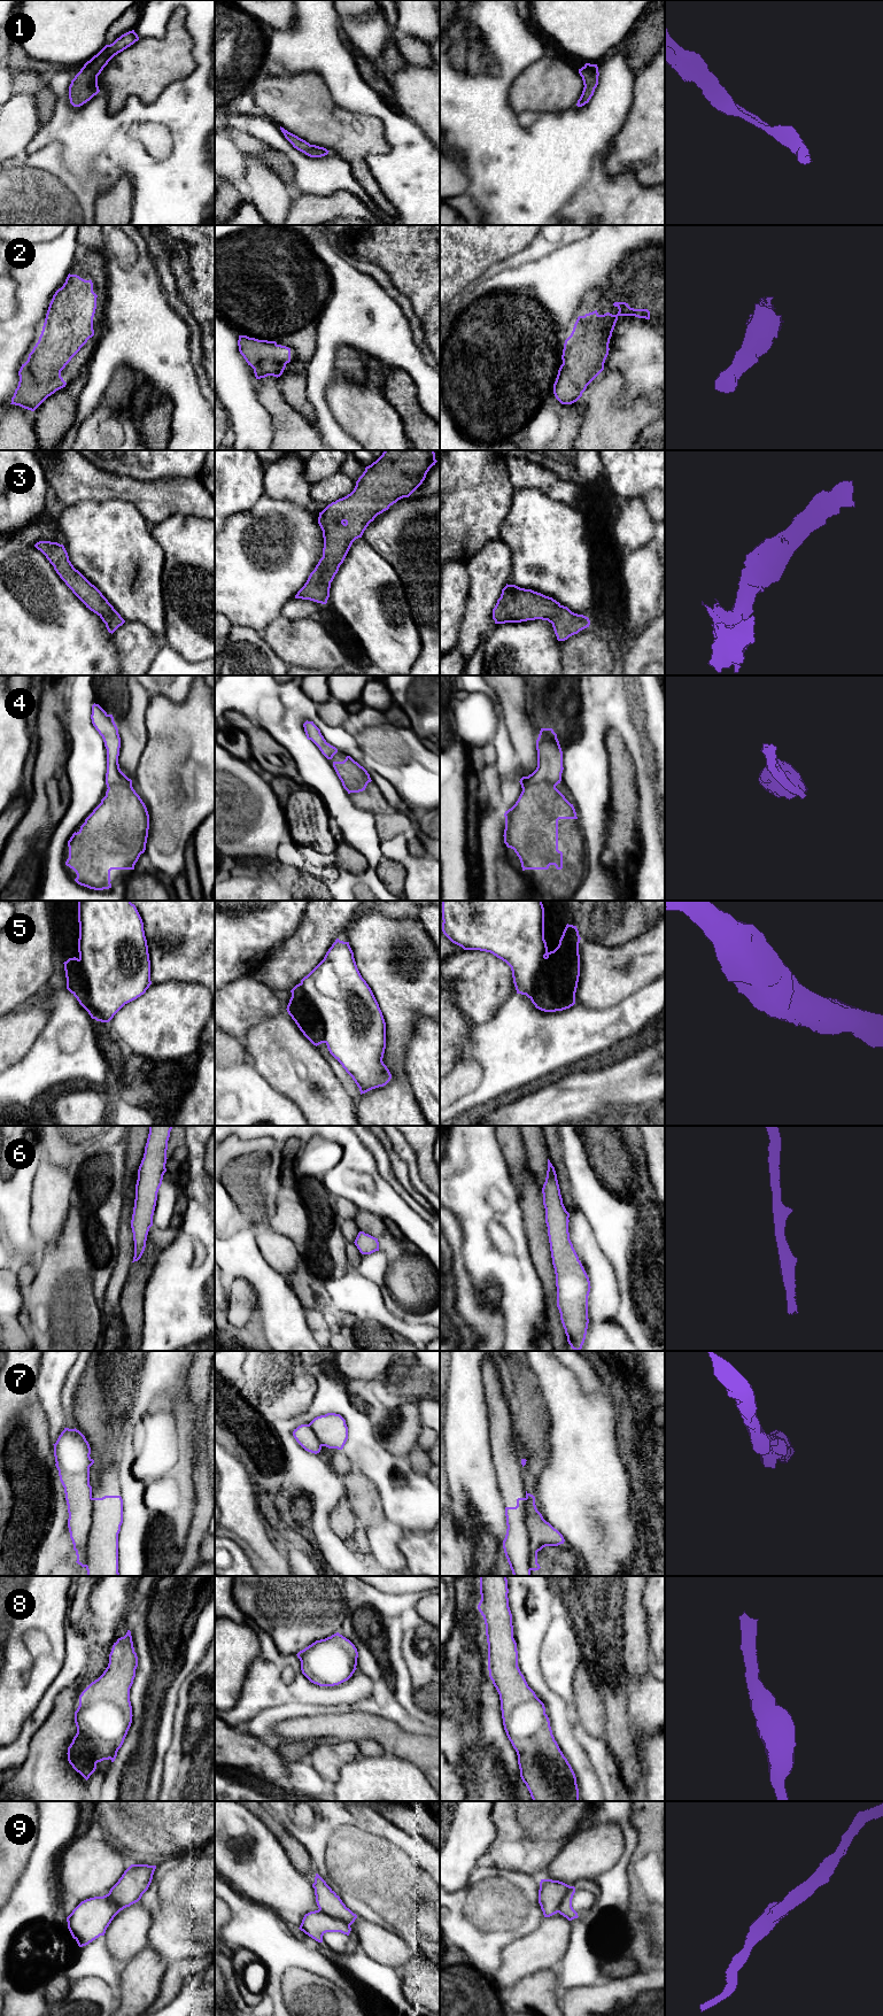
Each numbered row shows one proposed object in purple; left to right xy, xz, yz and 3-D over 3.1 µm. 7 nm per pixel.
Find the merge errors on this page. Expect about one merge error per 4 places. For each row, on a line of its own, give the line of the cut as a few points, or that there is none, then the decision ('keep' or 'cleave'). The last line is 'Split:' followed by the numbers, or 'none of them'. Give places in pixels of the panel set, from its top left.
1: no cut; keep
2: no cut; keep
3: no cut; keep
4: no cut; keep
5: cut in xy along (78, 959), (87, 982), (88, 1001), (109, 1020); cleave
6: no cut; keep
7: cut in yz along (525, 1498), (525, 1523), (529, 1541), (531, 1569); cleave
8: no cut; keep
9: cut in xz along (319, 1908), (340, 1918), (349, 1926); cleave
Split: 5, 7, 9

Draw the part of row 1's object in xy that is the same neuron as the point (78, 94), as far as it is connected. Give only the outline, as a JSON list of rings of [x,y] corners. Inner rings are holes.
[[[134,30],[117,38],[113,44],[106,45],[96,55],[87,61],[75,76],[69,86],[69,99],[73,107],[80,107],[96,95],[100,90],[98,76],[108,62],[118,53],[123,52],[139,40]]]

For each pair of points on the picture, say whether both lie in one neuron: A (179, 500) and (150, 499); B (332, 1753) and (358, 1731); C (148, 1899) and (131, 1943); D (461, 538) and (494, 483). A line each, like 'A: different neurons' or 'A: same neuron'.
A: same neuron
B: different neurons
C: different neurons
D: same neuron

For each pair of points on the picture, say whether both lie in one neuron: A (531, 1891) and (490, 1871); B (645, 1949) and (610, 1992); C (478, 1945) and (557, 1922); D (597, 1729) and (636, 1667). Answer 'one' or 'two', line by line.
A: one
B: two
C: two
D: two

